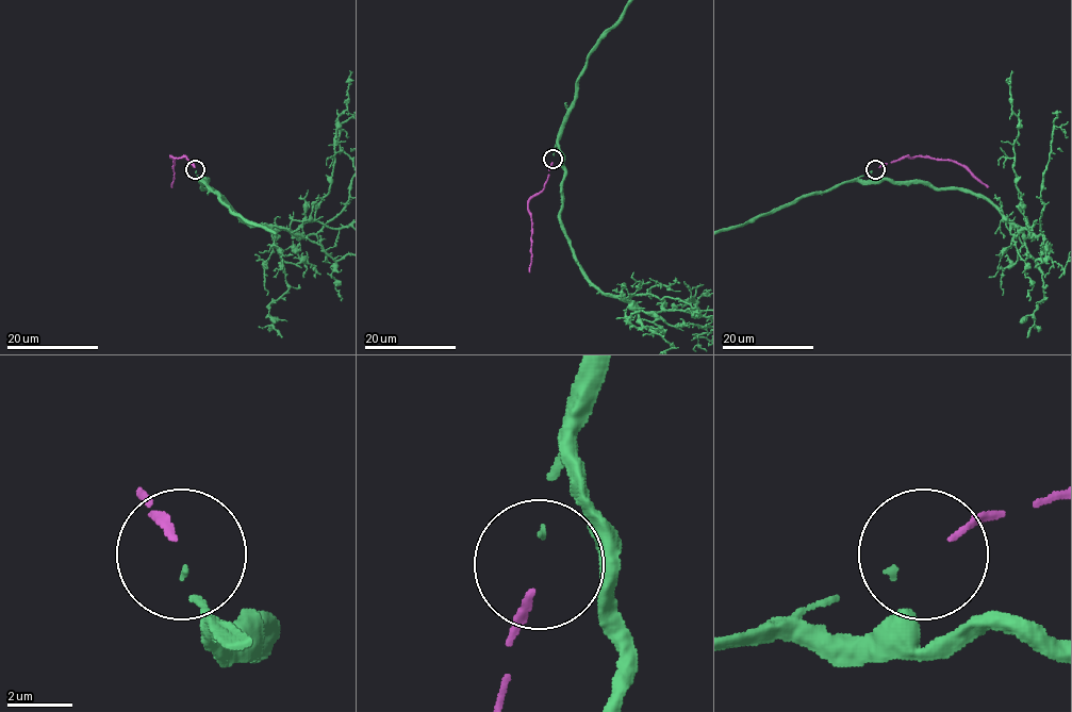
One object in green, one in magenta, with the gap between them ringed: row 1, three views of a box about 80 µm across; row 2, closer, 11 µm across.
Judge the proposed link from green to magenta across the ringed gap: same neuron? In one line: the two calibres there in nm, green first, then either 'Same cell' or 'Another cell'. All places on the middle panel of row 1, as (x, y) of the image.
Thickness 140 nm (green) against 200 nm. Same cell

